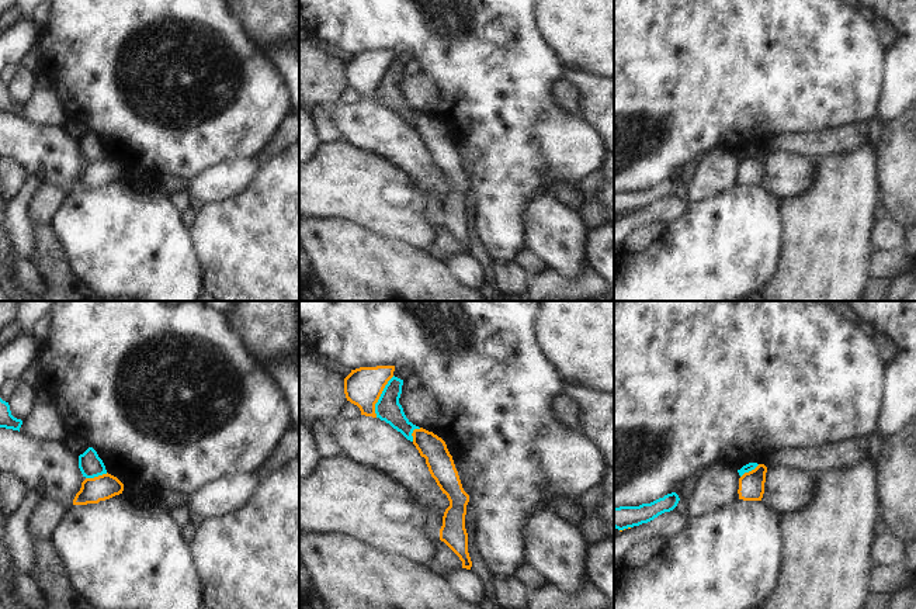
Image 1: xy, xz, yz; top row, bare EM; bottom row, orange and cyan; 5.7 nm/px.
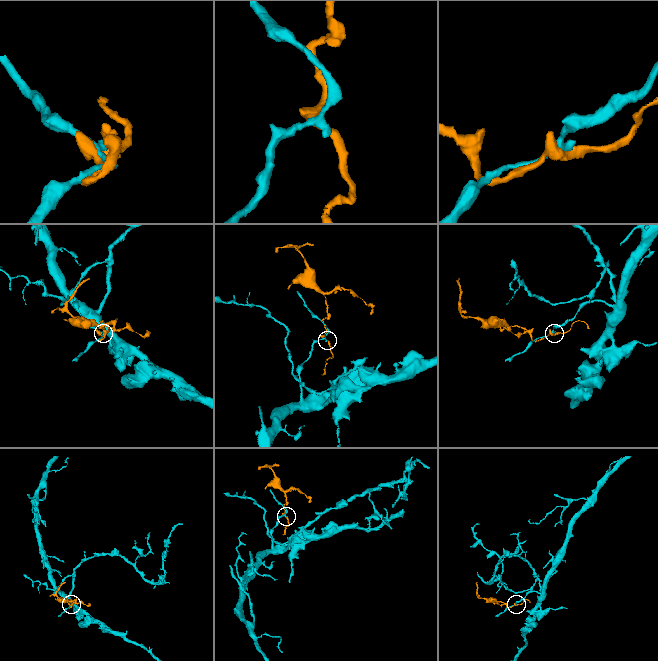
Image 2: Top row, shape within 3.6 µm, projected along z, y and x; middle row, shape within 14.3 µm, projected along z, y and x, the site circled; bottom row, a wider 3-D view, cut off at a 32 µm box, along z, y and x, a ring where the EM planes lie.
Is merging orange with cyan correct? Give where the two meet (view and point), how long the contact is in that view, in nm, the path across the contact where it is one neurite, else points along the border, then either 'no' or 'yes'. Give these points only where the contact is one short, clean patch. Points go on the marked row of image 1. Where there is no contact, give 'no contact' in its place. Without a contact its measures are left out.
meets orange in xz at (380, 395); contact 260 nm long; no

